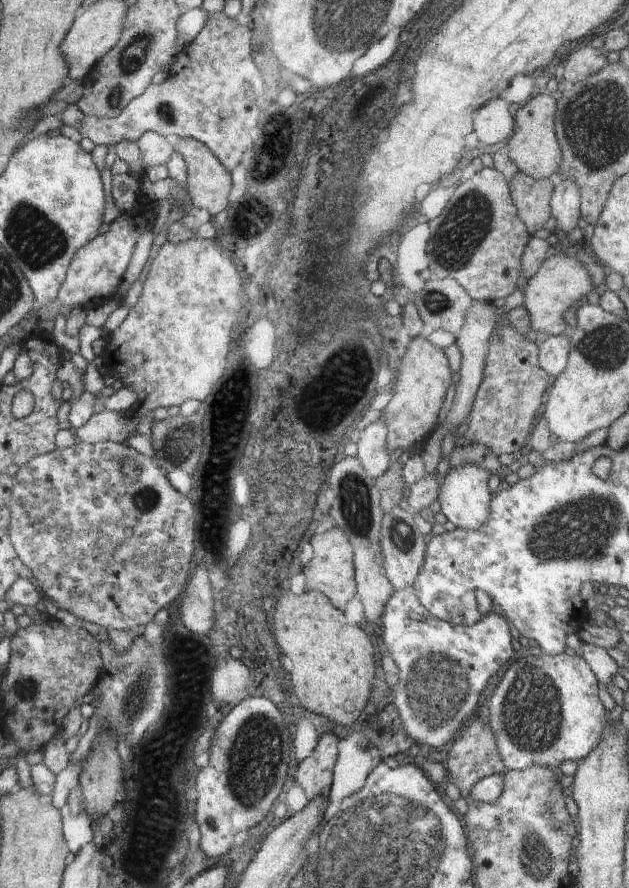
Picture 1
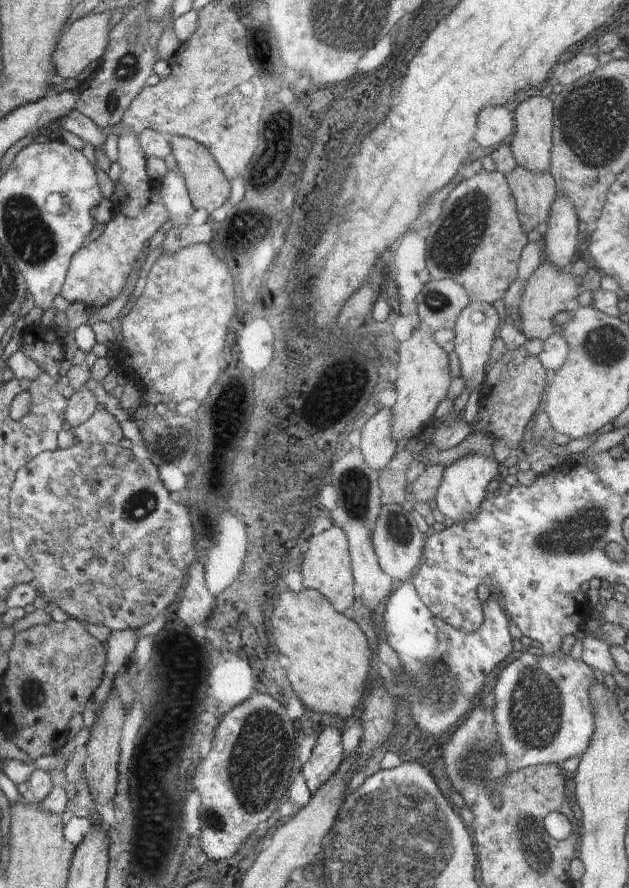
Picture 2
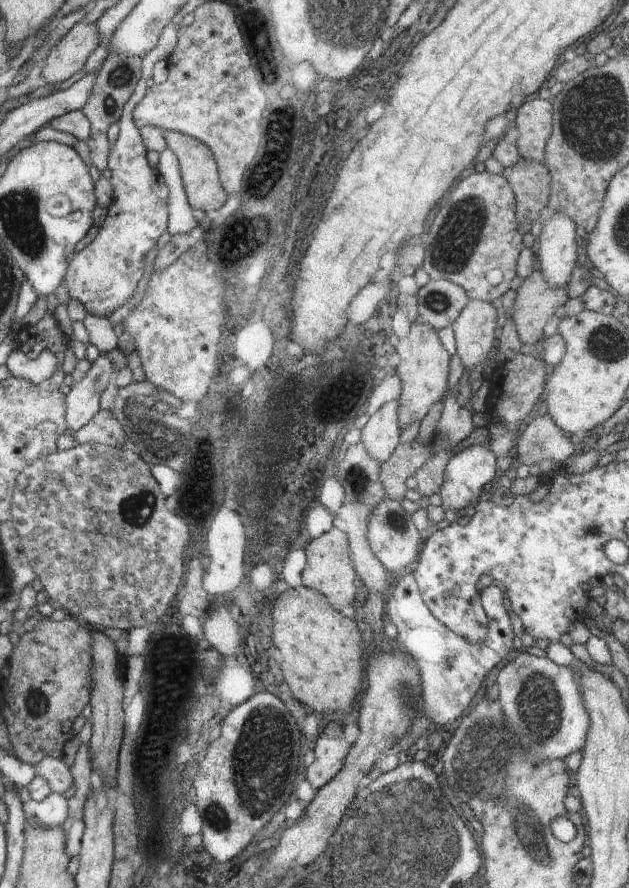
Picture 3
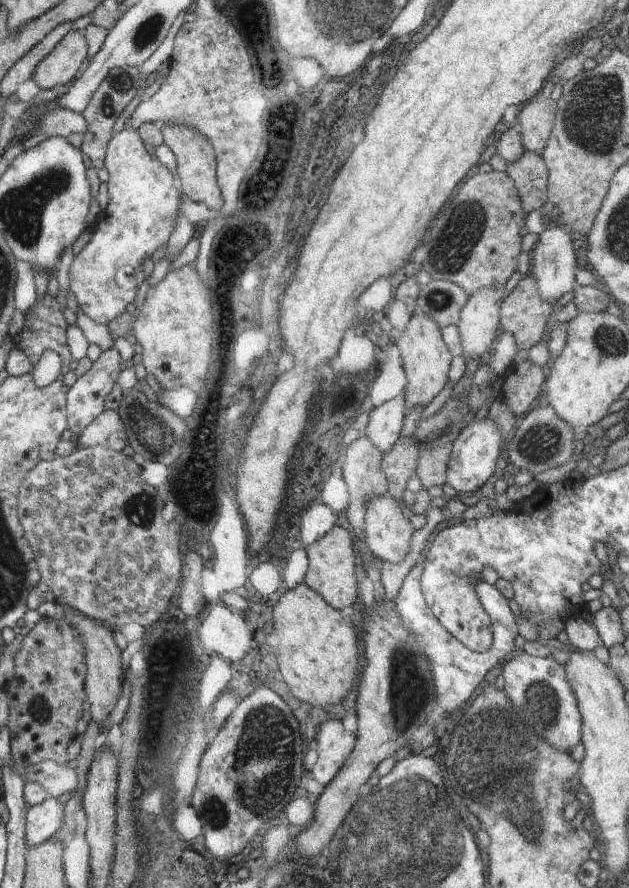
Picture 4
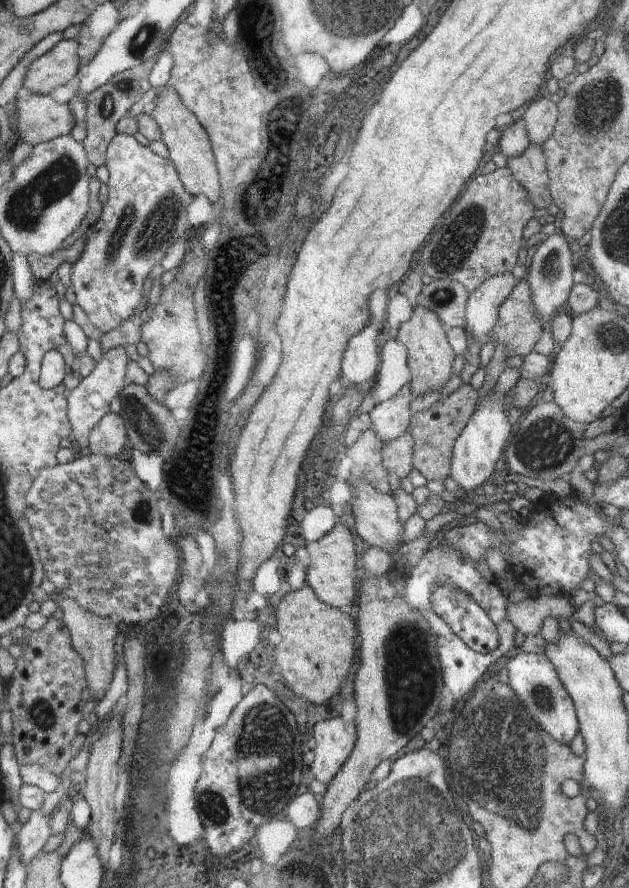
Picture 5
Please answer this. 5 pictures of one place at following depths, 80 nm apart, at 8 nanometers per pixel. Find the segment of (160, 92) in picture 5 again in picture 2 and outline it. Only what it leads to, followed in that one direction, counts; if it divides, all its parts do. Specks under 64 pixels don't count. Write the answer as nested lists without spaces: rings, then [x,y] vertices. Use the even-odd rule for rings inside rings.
[[[171,135],[167,138],[171,146],[172,156],[179,166],[181,177],[185,180],[189,199],[195,210],[202,208],[210,215],[216,208],[224,206],[230,196],[231,184],[224,176],[212,153],[203,144],[191,138],[180,135]]]

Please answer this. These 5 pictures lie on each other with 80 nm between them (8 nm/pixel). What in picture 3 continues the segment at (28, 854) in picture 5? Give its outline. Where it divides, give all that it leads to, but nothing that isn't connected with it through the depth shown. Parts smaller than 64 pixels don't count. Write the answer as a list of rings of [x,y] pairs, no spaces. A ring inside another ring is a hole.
[[[50,793],[44,800],[36,802],[30,799],[23,803],[25,820],[38,827],[61,827],[68,817],[67,800],[58,793]]]

